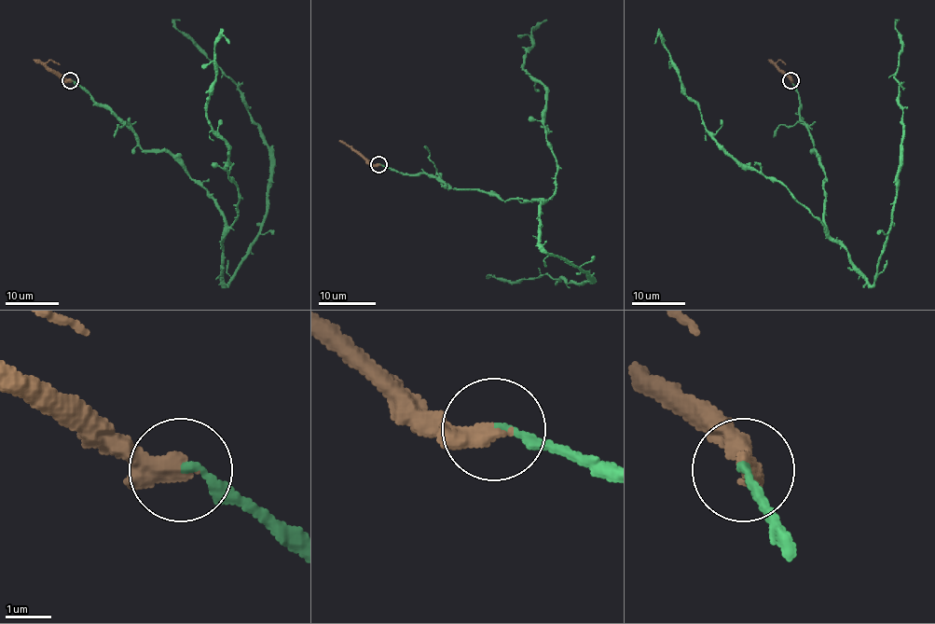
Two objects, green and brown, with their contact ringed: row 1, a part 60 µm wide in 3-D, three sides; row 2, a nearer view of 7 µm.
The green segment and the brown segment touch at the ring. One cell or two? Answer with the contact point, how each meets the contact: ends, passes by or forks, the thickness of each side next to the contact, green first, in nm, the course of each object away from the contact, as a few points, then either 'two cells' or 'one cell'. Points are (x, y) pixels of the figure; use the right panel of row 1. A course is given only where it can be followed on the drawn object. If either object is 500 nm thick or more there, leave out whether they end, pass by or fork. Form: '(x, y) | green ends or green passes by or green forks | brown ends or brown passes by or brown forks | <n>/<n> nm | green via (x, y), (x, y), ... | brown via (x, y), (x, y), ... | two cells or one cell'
(790, 80) | green ends | brown passes by | 200/340 nm | green via (790, 80), (826, 175), (824, 229), (872, 284), (894, 211), (902, 132), (894, 74), (897, 20) | brown via (790, 80), (776, 65), (779, 60), (785, 64) | one cell

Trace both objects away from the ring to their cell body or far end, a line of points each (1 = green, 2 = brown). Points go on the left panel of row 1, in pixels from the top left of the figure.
1: (70, 80), (207, 192), (223, 217), (226, 284), (267, 211), (270, 148), (243, 93), (180, 20)
2: (70, 80), (59, 77), (46, 65), (49, 60), (59, 64)

